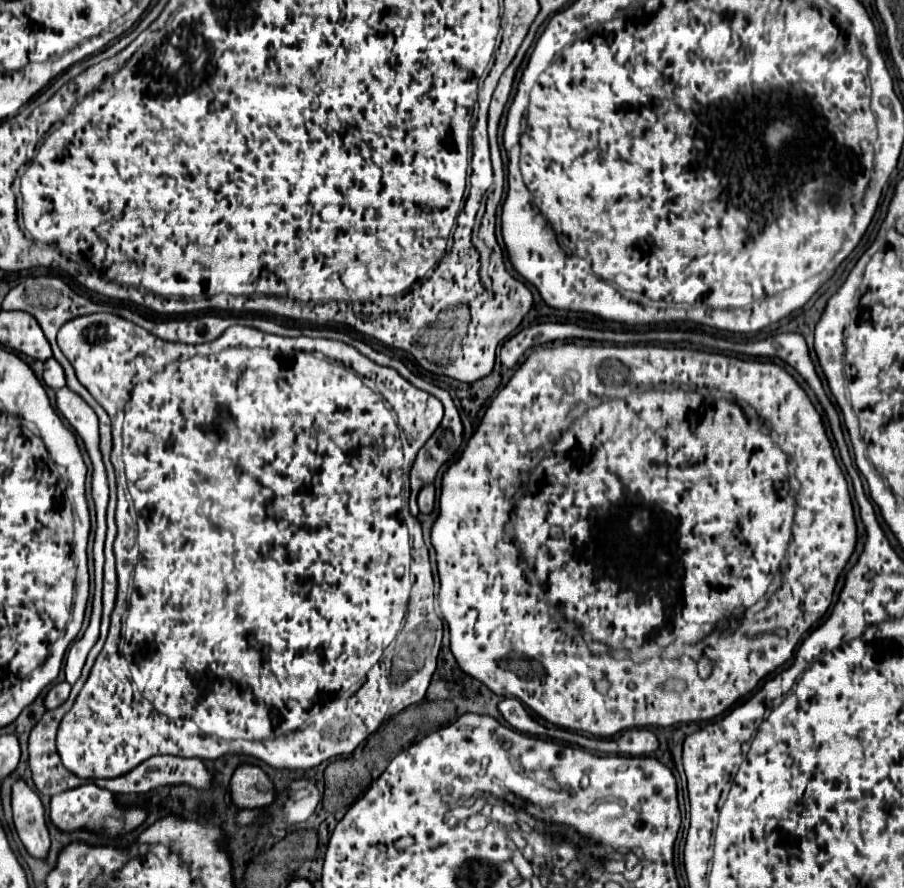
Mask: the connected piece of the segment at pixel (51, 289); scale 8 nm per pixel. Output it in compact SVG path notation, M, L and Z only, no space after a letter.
M27 276L27 278L23 278L15 288L9 290L9 294L7 294L5 300L3 300L3 310L23 310L23 312L29 312L31 316L37 318L39 326L43 328L45 338L49 340L49 344L51 344L51 348L53 348L53 358L55 358L55 360L63 366L63 370L65 370L67 386L69 386L73 392L77 392L79 396L85 398L83 392L87 392L87 388L77 380L73 366L71 366L69 360L63 356L63 352L57 348L55 336L57 336L59 328L61 328L65 322L69 322L71 318L77 318L77 316L95 312L95 310L97 310L97 304L93 304L91 300L87 300L87 298L75 294L61 278L55 278L55 276Z

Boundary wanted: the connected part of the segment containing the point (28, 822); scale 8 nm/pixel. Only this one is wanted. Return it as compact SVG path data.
M19 780L13 786L11 804L13 804L15 828L25 850L33 858L45 860L49 854L51 840L49 840L49 830L45 824L45 808L37 792L33 792L23 780Z

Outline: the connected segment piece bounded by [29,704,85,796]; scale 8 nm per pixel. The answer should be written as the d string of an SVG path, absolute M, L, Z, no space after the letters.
M63 704L63 706L55 708L55 710L47 710L43 714L43 718L33 726L33 730L29 734L29 768L31 768L31 778L33 778L35 788L41 794L47 794L47 796L61 794L61 792L71 790L71 788L77 788L77 786L81 786L85 782L85 780L77 778L75 774L71 774L69 770L65 770L65 766L61 764L61 758L57 754L57 748L55 748L55 736L57 736L59 722L61 722L61 718L69 710L71 710L71 704Z

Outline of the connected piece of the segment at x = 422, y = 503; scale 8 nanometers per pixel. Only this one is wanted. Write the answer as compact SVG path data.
M429 484L419 494L419 510L423 514L431 514L433 512L433 506L435 506L435 486Z

